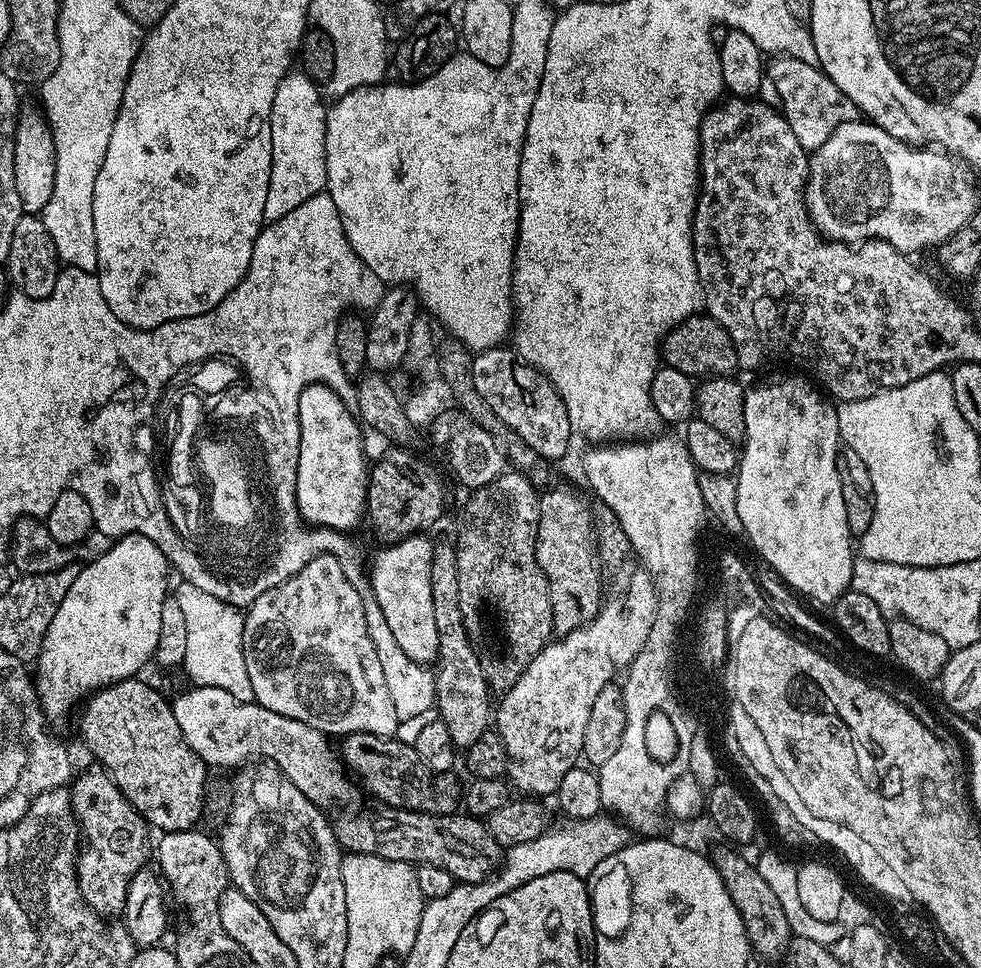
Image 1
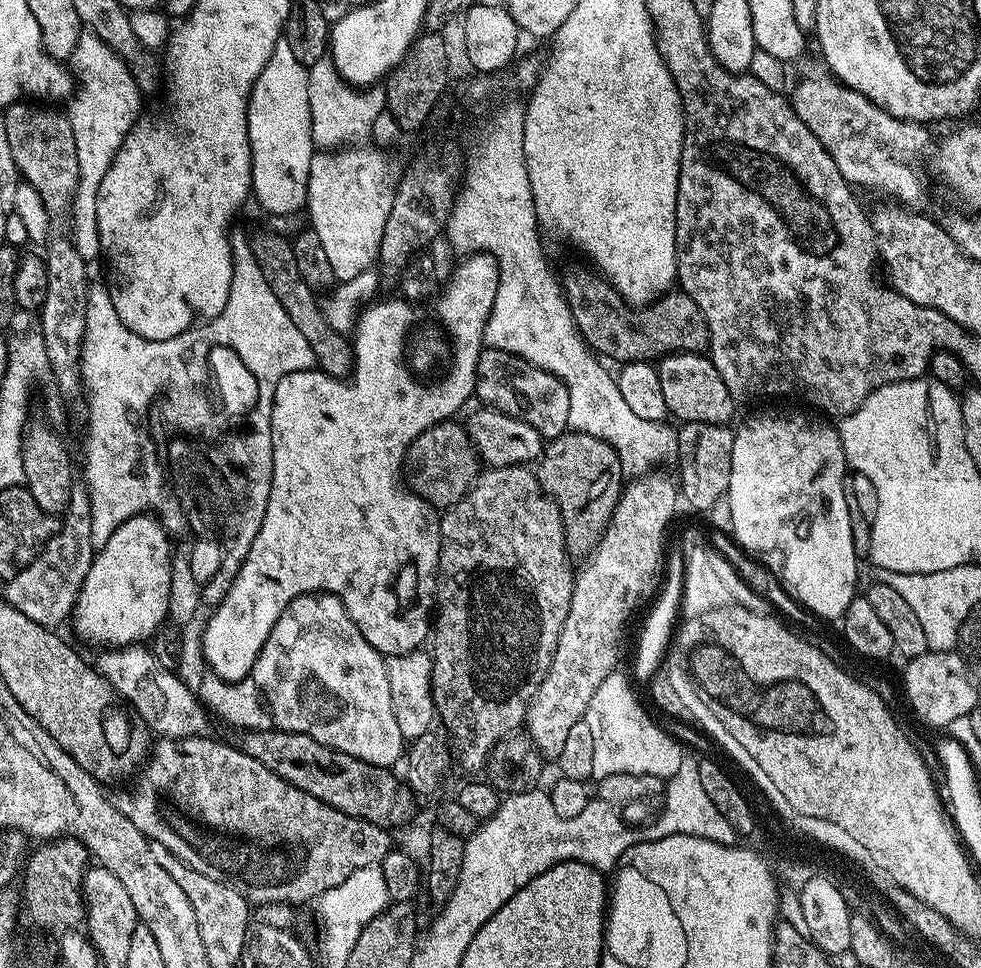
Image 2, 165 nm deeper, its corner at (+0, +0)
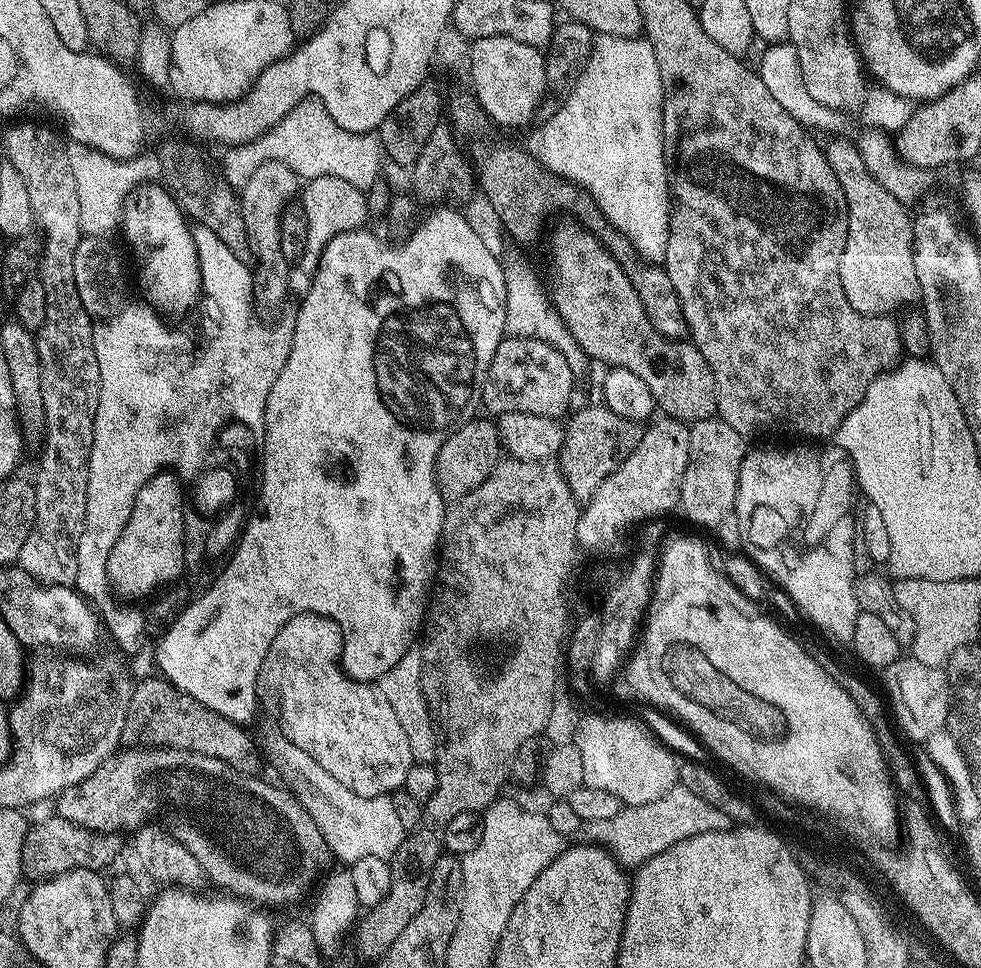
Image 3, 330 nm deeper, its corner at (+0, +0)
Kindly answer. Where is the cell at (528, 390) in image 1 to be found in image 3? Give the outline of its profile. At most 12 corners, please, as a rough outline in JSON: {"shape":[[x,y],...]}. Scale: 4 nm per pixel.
{"shape":[[505,335],[478,396],[488,414],[560,418],[573,407],[570,362]]}

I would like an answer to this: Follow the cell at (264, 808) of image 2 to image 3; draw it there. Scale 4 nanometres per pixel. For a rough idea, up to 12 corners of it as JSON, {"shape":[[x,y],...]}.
{"shape":[[125,747],[55,797],[95,832],[167,831],[257,906],[330,844],[286,789],[194,750]]}

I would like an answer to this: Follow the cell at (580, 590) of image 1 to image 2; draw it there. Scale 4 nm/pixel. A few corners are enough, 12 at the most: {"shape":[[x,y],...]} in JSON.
{"shape":[[569,430],[534,471],[569,557],[602,538],[626,484],[602,438]]}

